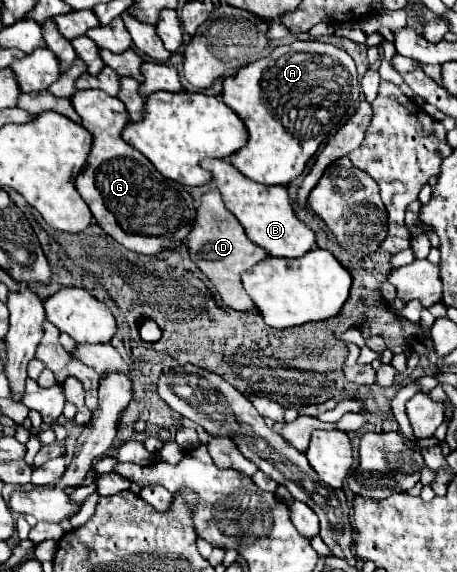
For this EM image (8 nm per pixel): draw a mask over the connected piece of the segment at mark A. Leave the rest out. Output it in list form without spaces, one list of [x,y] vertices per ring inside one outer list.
[[[294,41],[292,45],[280,45],[268,57],[242,67],[234,75],[226,77],[222,87],[222,101],[242,119],[248,129],[248,143],[230,155],[228,161],[242,175],[262,185],[288,185],[302,175],[306,163],[326,137],[324,133],[310,137],[308,129],[338,129],[350,107],[356,107],[360,95],[356,65],[344,49],[322,41]]]

